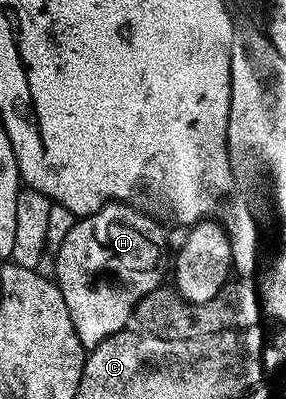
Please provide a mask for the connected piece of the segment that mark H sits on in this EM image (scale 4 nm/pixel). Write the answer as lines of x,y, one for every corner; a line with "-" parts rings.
112,201
109,205
100,207
100,211
78,219
72,229
68,231
68,235
64,237
64,241
60,243
56,252
53,254
55,255
54,274
52,274
53,280
57,282
59,291
63,293
64,303
66,303
68,307
68,315
74,318
75,333
86,347
99,345
104,339
108,339
112,335
116,335
127,328
127,326
131,324
134,309
140,303
140,299
163,284
162,252
166,249
166,233
158,225
161,224
159,224
155,218
151,217
150,214
143,213
139,206
123,203
121,201

